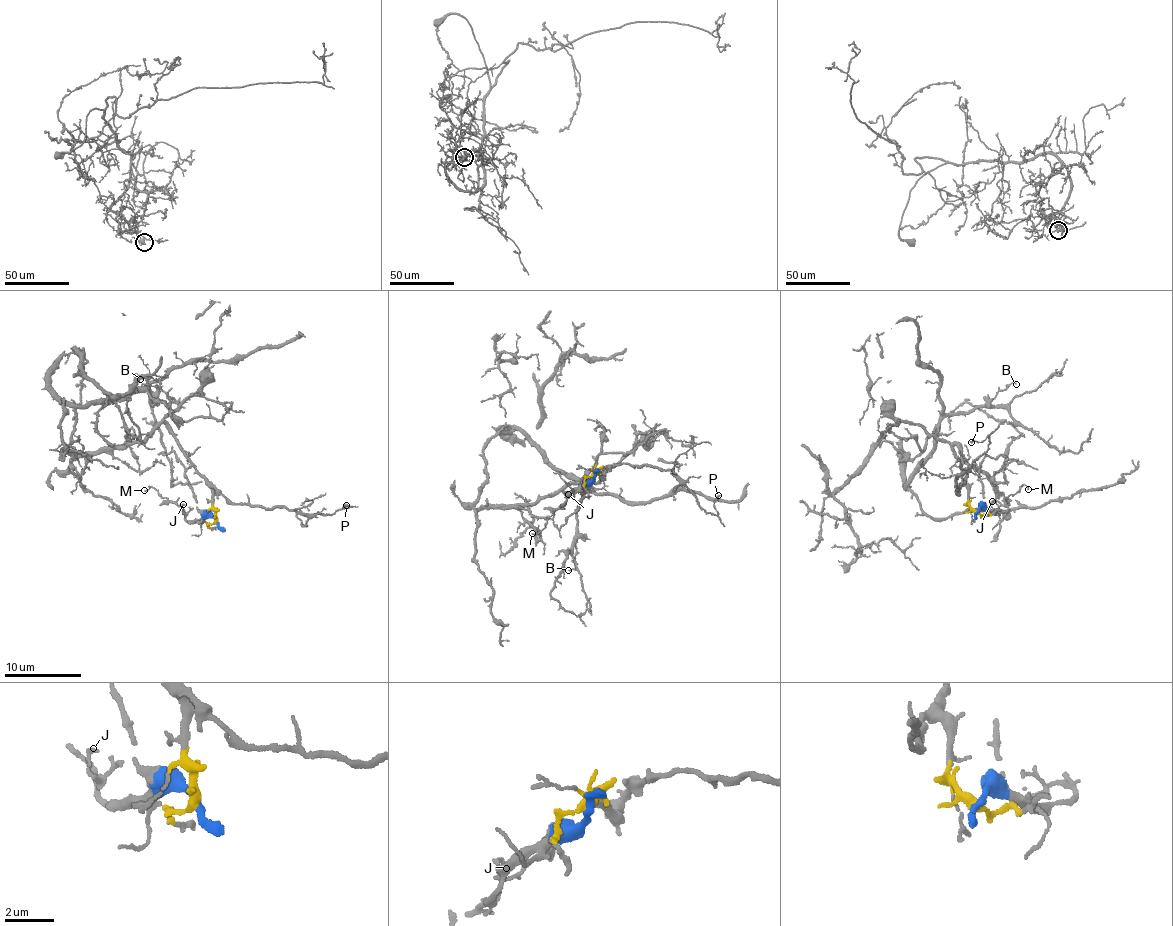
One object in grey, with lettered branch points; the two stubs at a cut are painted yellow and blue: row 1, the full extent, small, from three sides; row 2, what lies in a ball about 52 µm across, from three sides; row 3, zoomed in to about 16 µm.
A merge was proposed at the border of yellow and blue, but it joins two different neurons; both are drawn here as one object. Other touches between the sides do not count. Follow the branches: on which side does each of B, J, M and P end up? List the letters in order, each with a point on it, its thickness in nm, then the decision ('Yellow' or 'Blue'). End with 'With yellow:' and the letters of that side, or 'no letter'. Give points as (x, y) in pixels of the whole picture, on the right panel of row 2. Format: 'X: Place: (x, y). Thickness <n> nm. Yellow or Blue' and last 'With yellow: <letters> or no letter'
B: Place: (1016, 384). Thickness 110 nm. Yellow
J: Place: (992, 501). Thickness 130 nm. Blue
M: Place: (1028, 489). Thickness 110 nm. Blue
P: Place: (971, 442). Thickness 140 nm. Yellow
With yellow: B, P

